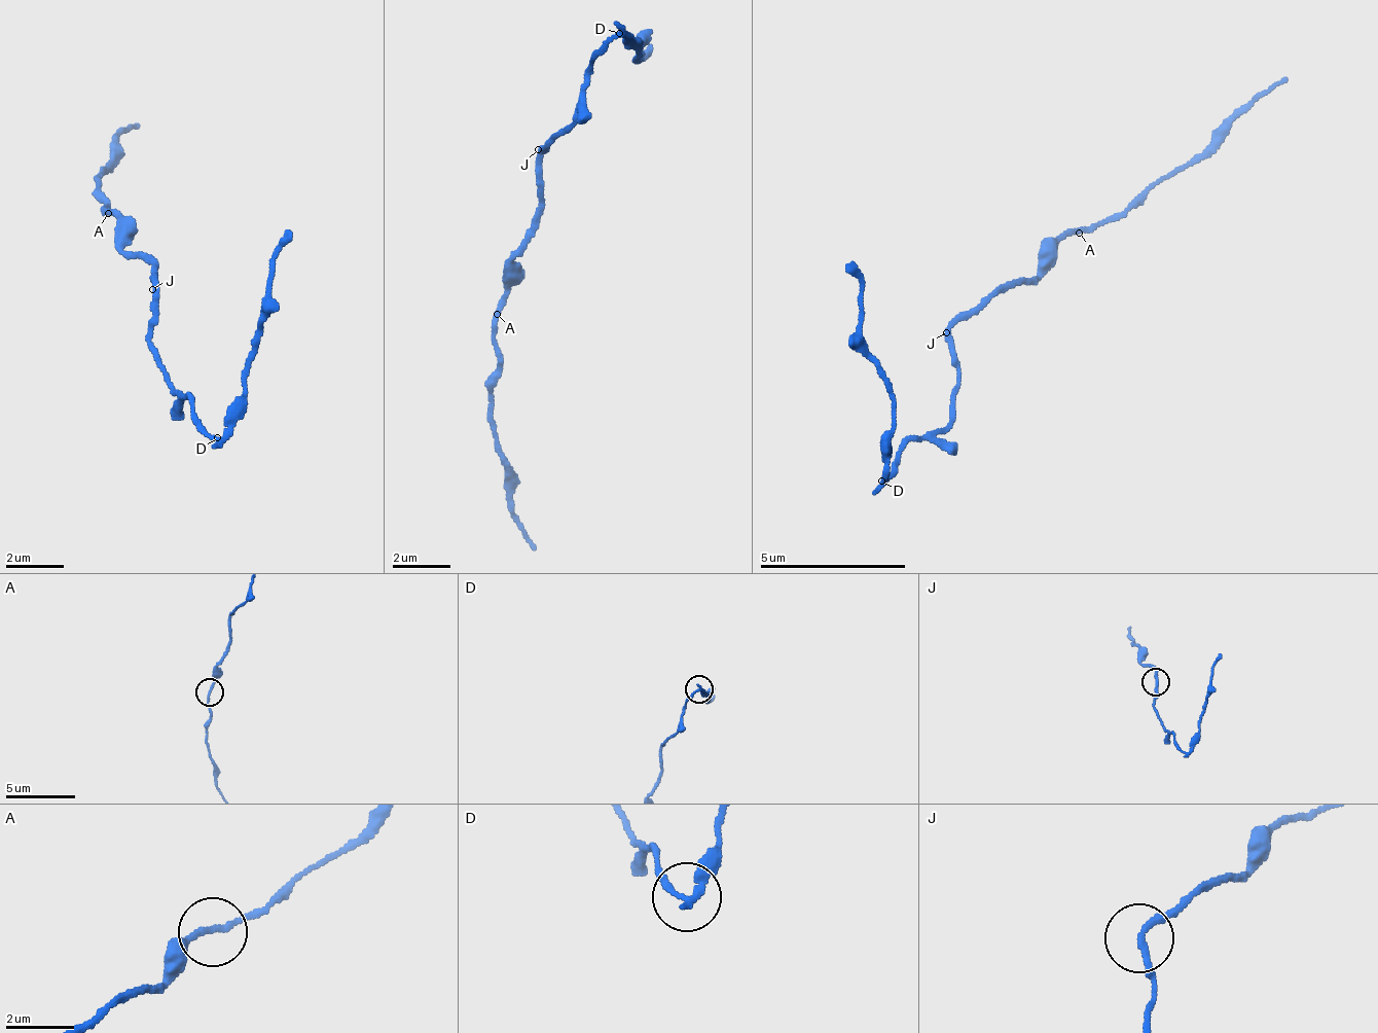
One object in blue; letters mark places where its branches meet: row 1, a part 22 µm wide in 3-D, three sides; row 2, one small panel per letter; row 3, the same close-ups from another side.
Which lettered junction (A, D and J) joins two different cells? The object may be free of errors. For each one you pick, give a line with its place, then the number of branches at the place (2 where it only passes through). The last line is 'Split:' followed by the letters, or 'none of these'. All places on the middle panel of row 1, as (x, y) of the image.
D: at (619, 33); 2 branches meet
Split: D

